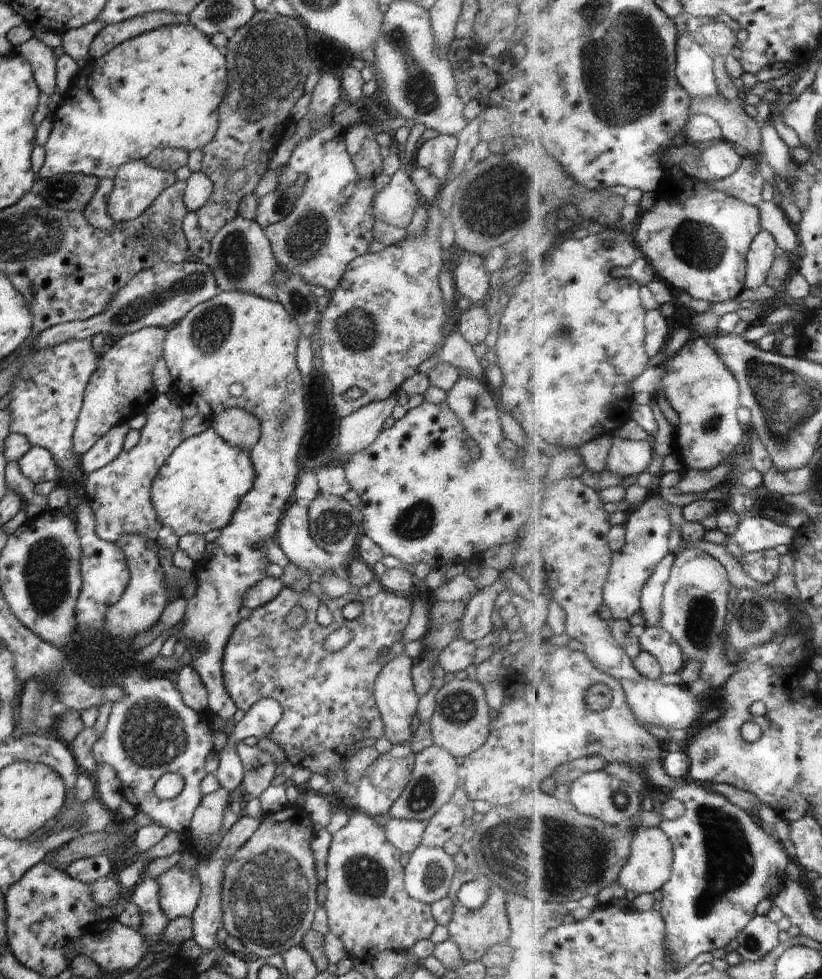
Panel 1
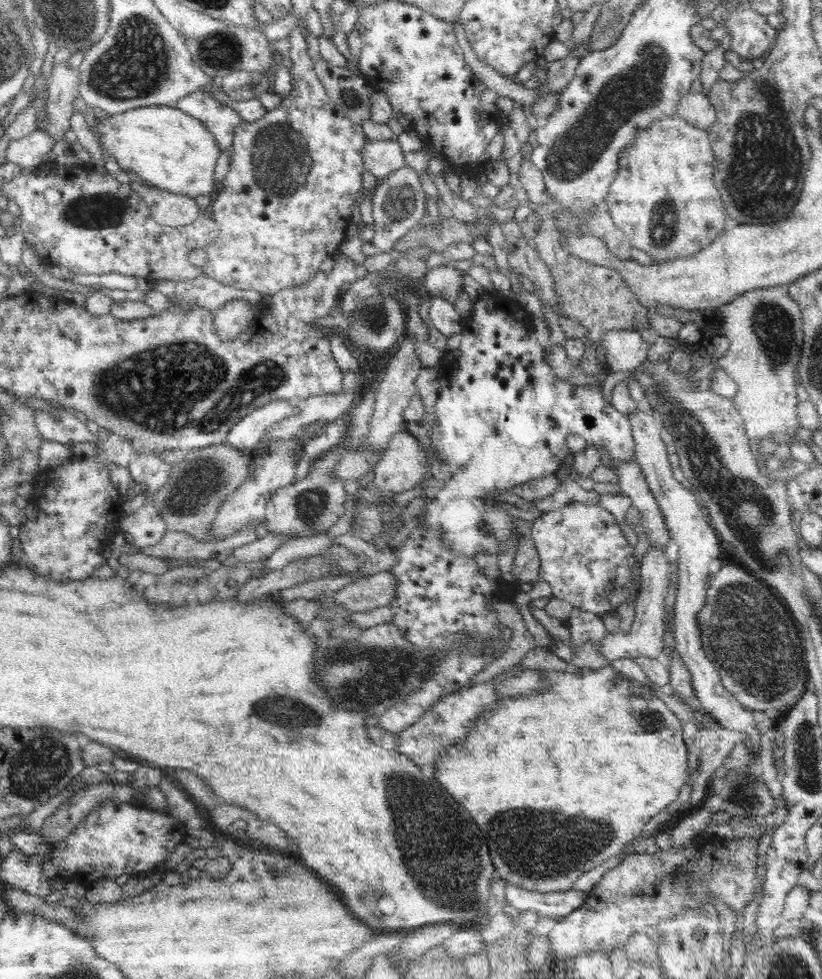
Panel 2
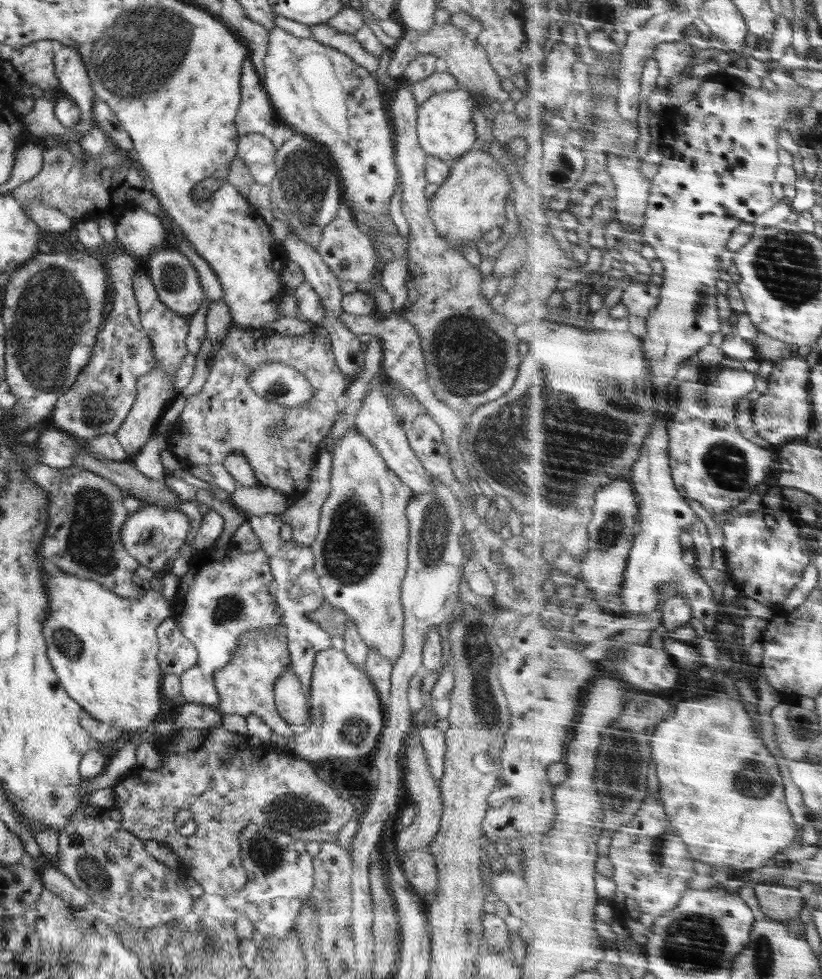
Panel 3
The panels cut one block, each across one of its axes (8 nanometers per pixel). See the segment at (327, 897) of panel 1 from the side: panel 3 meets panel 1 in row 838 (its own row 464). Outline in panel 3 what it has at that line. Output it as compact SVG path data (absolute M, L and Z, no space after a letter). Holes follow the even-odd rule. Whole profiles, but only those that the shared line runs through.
M356 429L346 432L332 449L330 482L331 491L322 505L319 531L309 546L322 593L332 607L340 609L356 625L369 650L376 649L382 657L396 662L404 645L401 588L406 576L409 543L409 522L405 510L415 492L390 470L370 441Z

